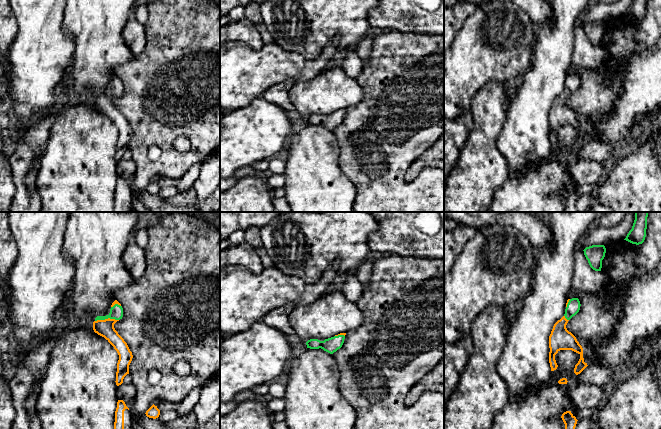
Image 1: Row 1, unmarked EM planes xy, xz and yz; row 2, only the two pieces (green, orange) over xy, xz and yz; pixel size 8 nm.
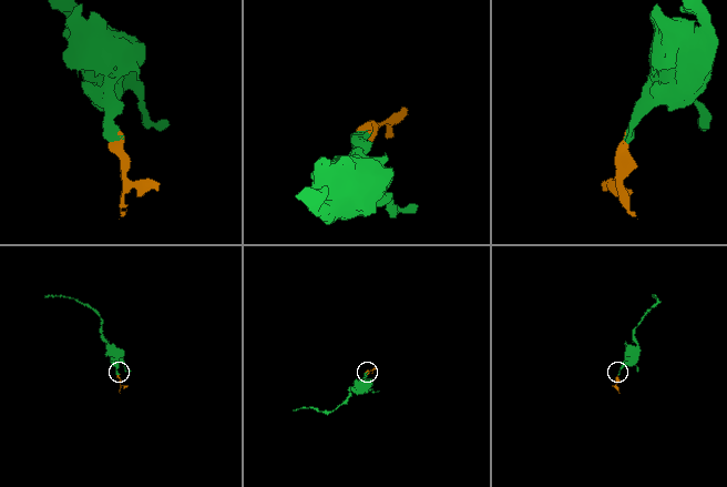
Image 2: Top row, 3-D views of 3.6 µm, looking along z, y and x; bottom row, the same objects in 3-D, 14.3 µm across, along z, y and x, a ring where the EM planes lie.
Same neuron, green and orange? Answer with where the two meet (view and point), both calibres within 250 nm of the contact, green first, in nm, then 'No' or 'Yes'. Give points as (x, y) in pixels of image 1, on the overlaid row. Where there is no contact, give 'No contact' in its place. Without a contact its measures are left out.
Touches green at xy (106, 318). Thickness 110 nm (green) against 140 nm. Yes

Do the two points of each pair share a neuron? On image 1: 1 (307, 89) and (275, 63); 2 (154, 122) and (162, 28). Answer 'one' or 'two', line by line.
1: two
2: one

